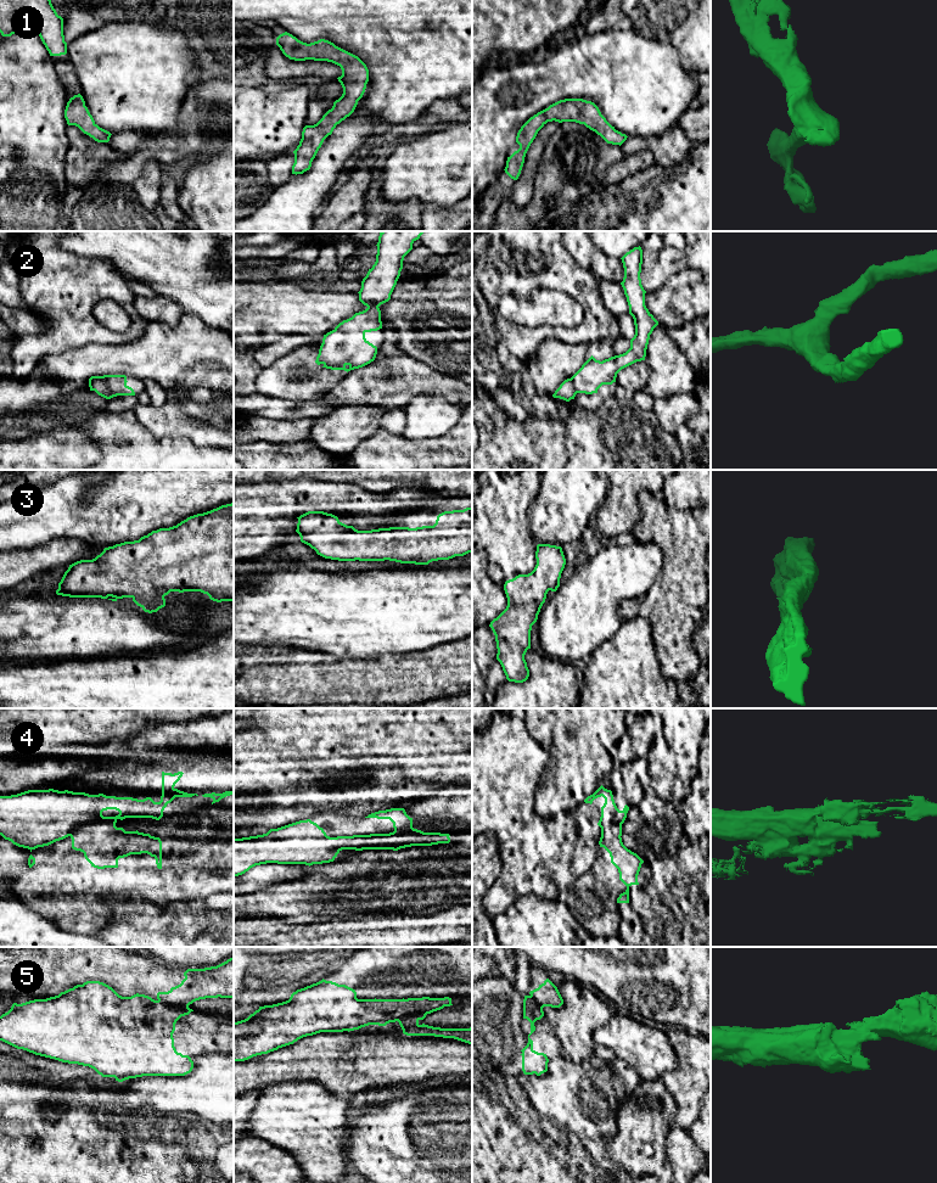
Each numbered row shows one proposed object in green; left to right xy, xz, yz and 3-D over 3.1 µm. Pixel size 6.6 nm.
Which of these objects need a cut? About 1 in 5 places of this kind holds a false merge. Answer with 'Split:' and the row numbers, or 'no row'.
Split: 5

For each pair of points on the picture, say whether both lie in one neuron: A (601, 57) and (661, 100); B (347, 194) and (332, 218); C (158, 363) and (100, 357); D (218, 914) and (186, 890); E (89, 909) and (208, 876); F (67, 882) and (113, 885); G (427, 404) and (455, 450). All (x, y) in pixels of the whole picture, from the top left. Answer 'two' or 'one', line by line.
A: one
B: one
C: one
D: two
E: one
F: one
G: two

